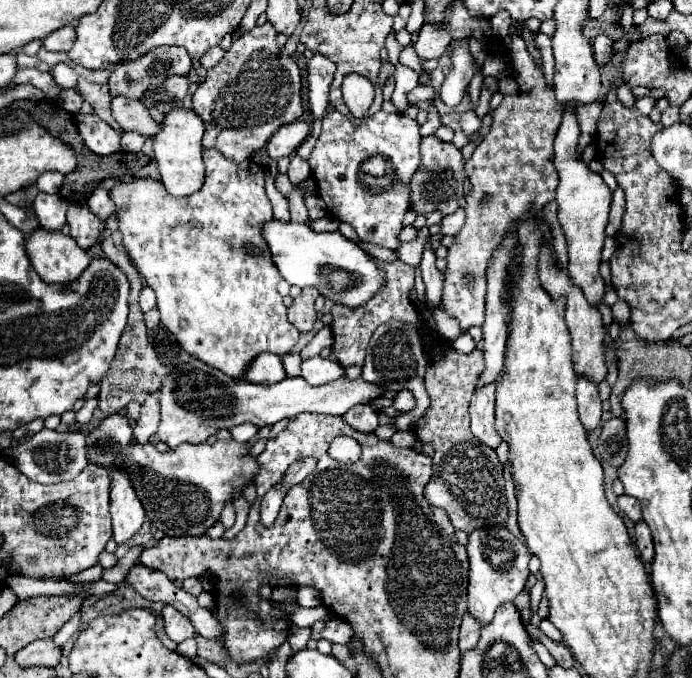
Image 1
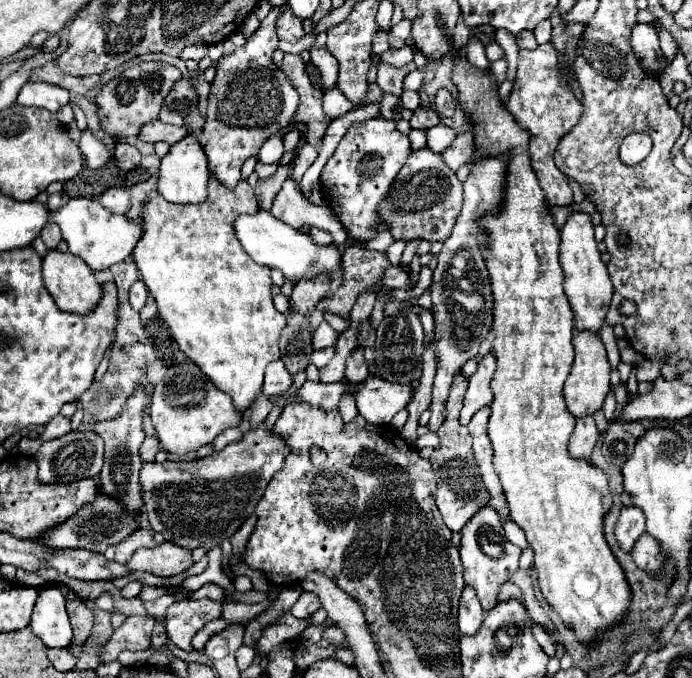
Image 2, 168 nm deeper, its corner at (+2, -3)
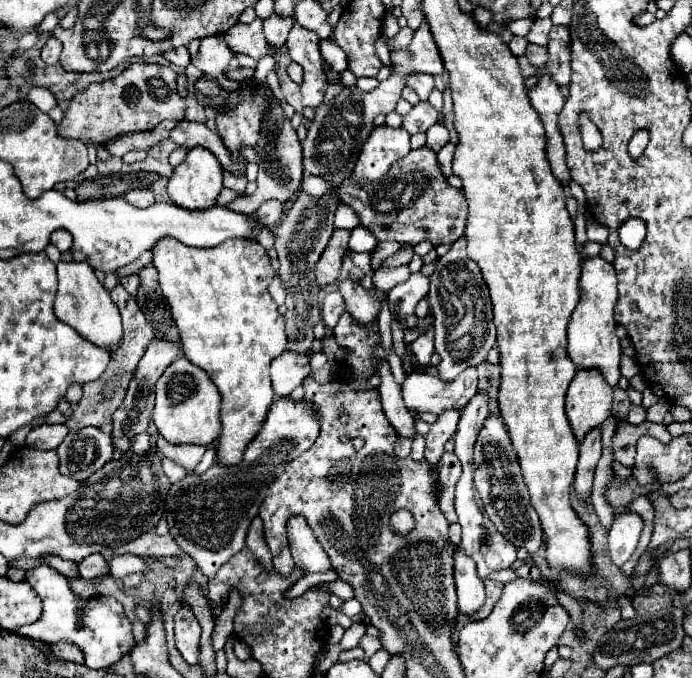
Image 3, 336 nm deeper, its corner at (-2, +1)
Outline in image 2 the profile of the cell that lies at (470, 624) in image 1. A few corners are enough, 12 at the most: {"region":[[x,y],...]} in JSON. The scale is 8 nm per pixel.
{"region":[[466,585],[458,607],[458,625],[474,635],[484,619],[476,591]]}

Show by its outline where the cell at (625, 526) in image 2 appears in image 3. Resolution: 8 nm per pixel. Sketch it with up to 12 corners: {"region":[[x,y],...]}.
{"region":[[638,513],[614,517],[608,549],[624,565],[638,547],[644,519]]}

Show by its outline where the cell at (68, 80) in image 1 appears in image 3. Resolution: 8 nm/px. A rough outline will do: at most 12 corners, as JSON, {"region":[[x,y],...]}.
{"region":[[32,87],[28,101],[44,113],[56,107],[56,95],[46,87]]}

